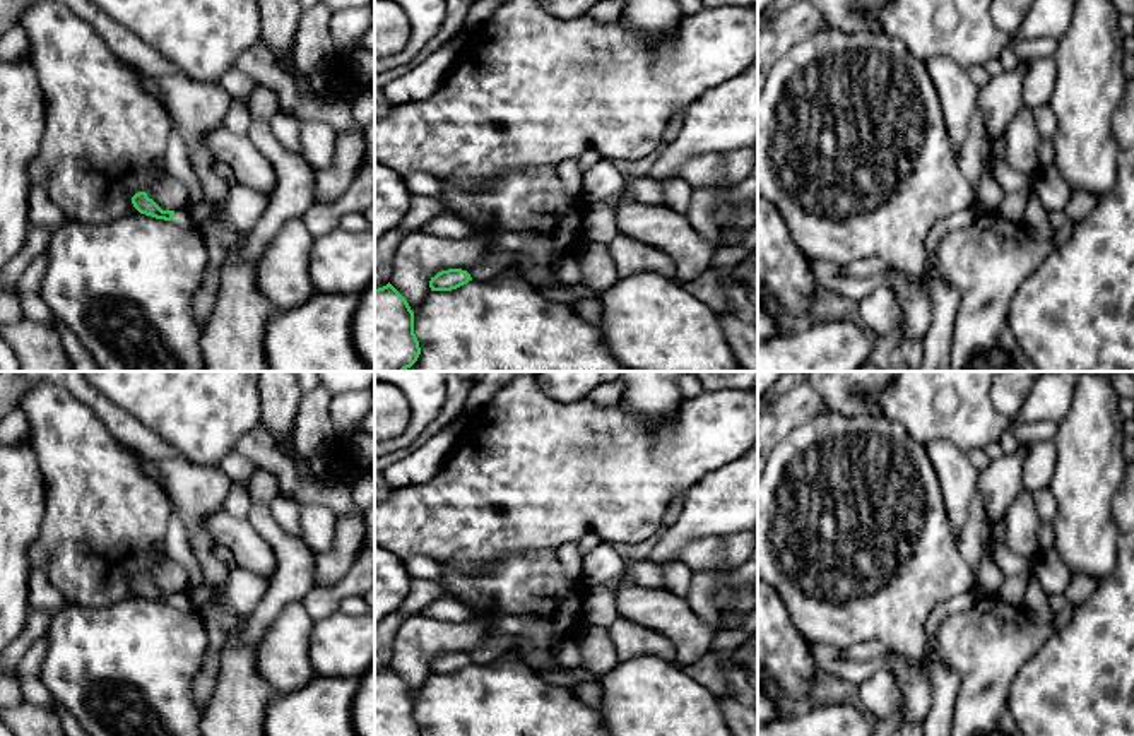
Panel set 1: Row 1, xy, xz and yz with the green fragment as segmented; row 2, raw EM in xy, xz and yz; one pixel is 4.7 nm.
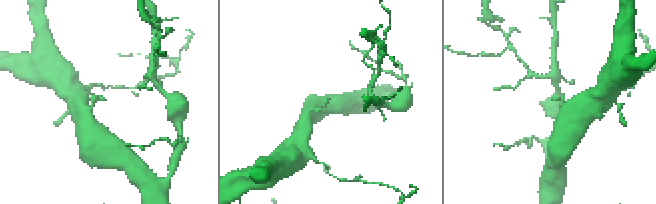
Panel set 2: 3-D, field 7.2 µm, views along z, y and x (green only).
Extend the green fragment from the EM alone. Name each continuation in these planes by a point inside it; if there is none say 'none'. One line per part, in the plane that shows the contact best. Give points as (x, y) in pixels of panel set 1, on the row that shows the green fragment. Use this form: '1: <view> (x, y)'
1: xy (182, 218)

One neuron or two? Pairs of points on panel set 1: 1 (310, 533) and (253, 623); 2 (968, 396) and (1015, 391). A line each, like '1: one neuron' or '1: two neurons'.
1: two neurons
2: two neurons

